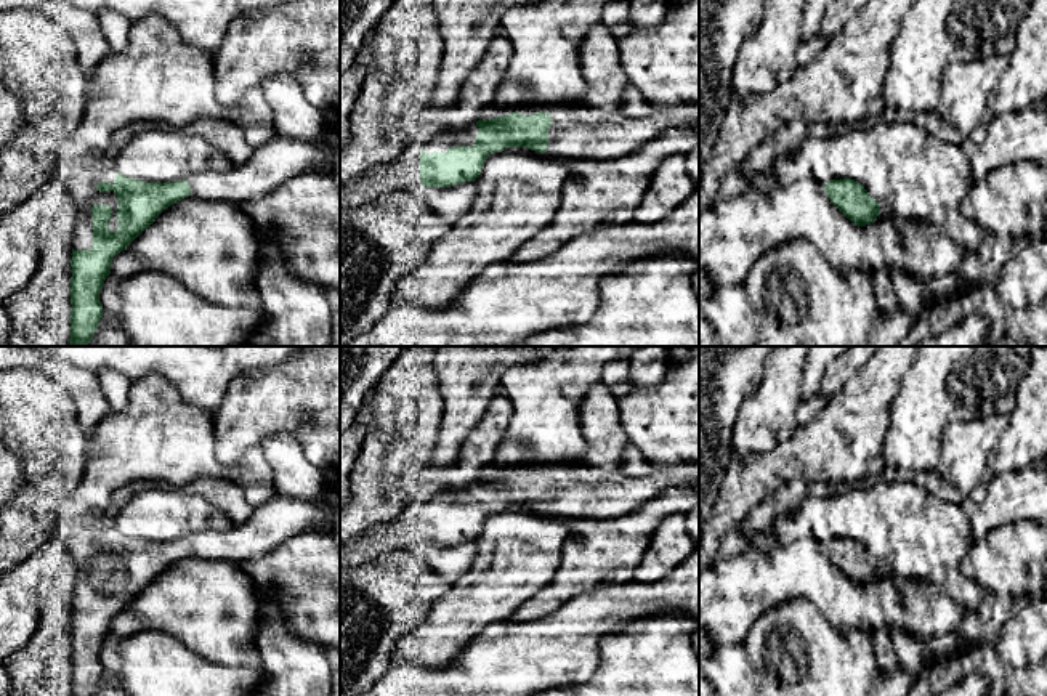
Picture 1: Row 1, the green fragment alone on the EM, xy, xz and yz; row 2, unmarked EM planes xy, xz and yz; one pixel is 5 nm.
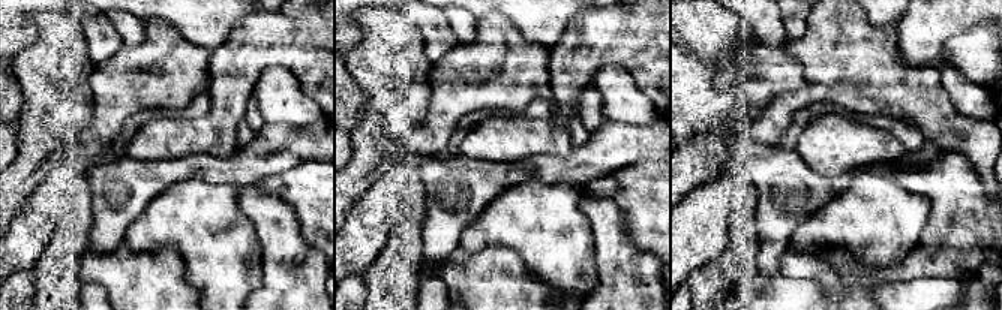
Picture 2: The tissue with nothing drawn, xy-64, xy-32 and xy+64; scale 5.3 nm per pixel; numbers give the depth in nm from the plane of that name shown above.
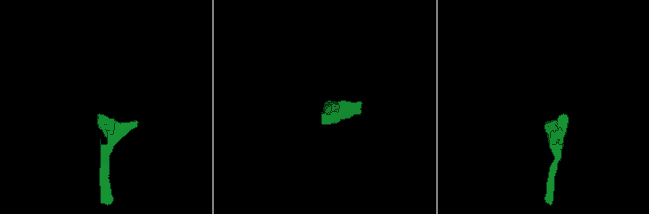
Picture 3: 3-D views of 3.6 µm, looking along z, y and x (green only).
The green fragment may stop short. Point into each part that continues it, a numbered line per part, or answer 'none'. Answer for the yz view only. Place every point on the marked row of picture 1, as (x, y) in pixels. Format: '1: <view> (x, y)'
none

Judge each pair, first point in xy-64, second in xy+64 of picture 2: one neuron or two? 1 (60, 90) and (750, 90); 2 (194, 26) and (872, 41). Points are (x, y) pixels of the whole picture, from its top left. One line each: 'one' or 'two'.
1: two
2: two

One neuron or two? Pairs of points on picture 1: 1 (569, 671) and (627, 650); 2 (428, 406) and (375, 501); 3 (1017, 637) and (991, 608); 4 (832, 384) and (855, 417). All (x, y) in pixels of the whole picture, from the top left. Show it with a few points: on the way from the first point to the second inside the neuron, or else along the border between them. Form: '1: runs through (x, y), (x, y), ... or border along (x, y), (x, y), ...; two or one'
1: border along (621, 629), (600, 639), (598, 667), (590, 679); two
2: runs through (404, 430), (385, 454), (375, 477); one
3: border along (1012, 616), (1002, 627); two
4: border along (866, 364), (829, 396); two

